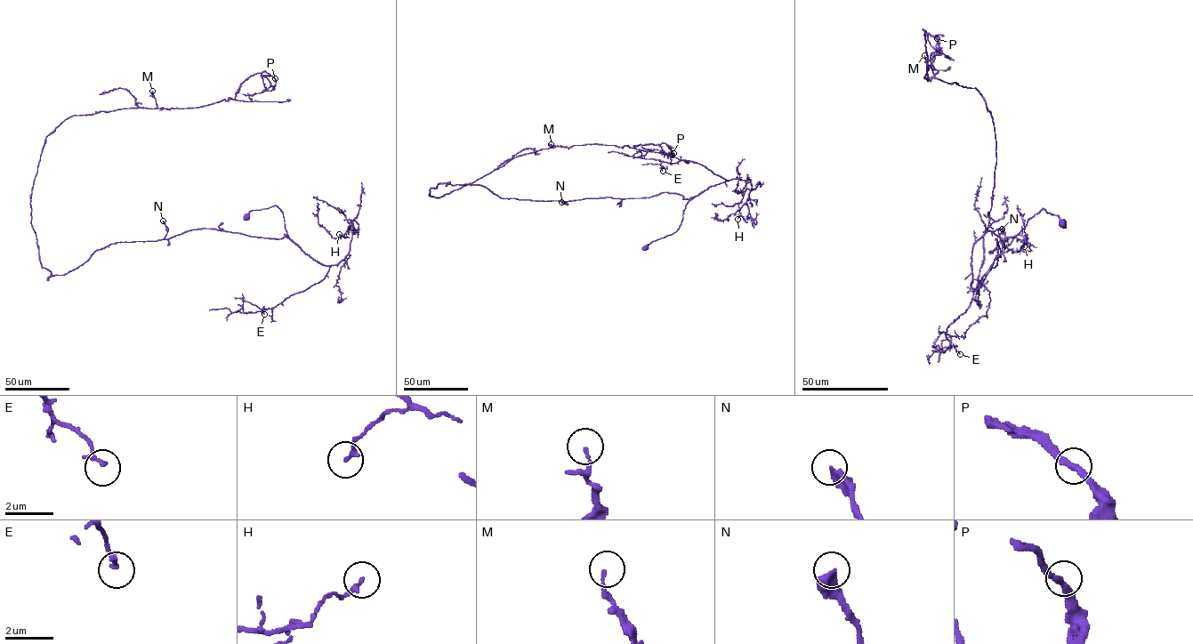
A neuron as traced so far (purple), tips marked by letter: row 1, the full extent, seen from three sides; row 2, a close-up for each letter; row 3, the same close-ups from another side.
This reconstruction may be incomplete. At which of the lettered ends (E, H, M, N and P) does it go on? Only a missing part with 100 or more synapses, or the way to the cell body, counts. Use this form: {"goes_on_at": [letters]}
{"goes_on_at": []}

